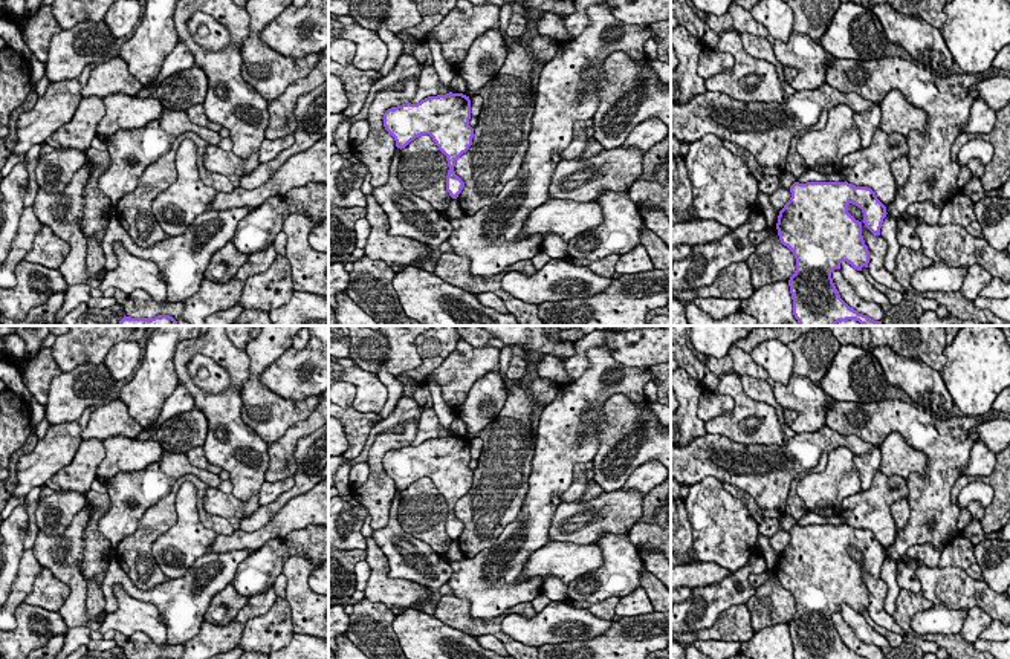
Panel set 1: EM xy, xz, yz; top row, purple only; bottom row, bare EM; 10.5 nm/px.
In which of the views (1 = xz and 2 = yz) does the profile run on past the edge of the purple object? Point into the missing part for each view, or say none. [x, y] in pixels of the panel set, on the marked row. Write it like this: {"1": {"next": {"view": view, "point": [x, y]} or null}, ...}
{"1": {"next": null}, "2": {"next": null}}

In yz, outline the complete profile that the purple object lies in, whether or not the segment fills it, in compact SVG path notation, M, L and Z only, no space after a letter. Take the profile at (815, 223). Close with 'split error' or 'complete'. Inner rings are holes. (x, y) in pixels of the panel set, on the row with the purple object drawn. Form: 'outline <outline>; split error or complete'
outline M795 182L790 187L791 197L779 211L778 235L796 258L796 271L788 280L793 300L793 315L799 326L836 326L839 321L854 320L862 326L883 326L869 317L859 313L850 307L839 295L831 272L840 269L840 263L847 261L854 269L868 268L869 251L862 235L865 225L872 234L880 235L886 206L877 199L876 193L868 187L856 187L845 182ZM848 205L859 206L863 220L856 220L848 213Z; complete

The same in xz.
outline M463 93L428 96L417 104L402 104L384 113L384 127L394 138L397 148L405 148L422 135L429 135L446 156L446 191L457 199L465 182L455 174L455 161L472 145L474 128L469 125L471 99Z; complete

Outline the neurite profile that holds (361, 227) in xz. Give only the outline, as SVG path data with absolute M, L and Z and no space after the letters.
M361 217L354 223L356 248L364 249L370 235L370 223L365 217Z

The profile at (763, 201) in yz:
M758 191L756 208L759 208L766 216L769 228L776 226L779 211L772 205L770 194Z

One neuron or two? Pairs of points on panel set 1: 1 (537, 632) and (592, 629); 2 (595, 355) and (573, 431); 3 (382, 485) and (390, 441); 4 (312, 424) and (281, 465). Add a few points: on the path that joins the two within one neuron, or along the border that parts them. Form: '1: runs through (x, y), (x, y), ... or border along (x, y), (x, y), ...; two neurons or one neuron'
1: runs through (550, 626), (578, 624); one neuron
2: runs through (595, 373), (595, 387), (573, 413); one neuron
3: runs through (378, 474), (379, 451); one neuron
4: runs through (301, 430), (284, 447), (281, 454); one neuron

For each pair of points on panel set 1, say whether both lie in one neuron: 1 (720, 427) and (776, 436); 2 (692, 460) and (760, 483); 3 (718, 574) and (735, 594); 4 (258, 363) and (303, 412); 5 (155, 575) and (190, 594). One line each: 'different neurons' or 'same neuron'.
1: same neuron
2: same neuron
3: different neurons
4: same neuron
5: different neurons

